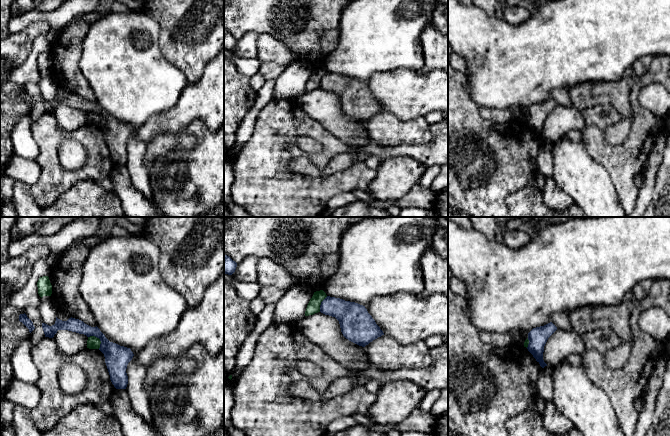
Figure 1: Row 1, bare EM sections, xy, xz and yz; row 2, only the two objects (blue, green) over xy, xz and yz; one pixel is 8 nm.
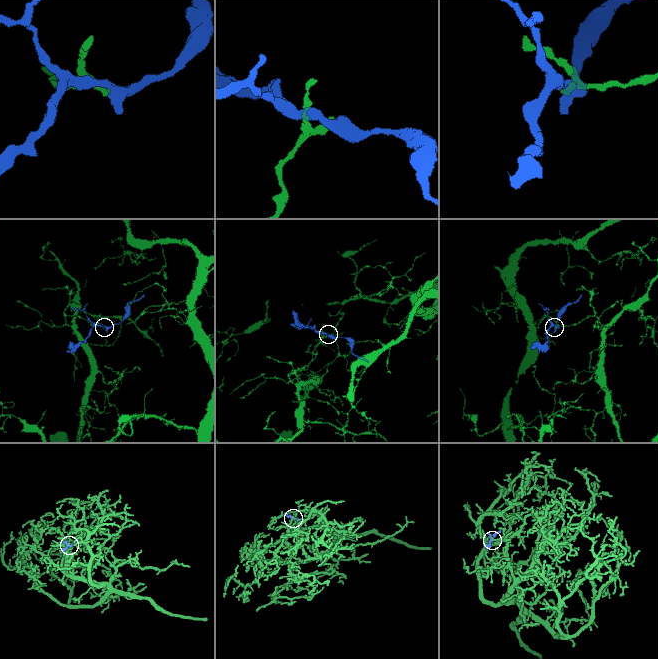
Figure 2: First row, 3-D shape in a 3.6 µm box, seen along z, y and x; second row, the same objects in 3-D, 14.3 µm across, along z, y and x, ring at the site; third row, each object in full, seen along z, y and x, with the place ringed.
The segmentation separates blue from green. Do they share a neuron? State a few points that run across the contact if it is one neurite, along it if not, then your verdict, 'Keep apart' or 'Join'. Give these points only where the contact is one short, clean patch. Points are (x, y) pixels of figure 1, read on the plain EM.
Line: xy (88, 112), (96, 112), (100, 117), (100, 123). Keep apart

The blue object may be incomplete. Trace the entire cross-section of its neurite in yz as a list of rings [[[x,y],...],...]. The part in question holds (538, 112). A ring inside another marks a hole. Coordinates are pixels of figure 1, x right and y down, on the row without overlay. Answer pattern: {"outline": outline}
{"outline": [[[548,99],[544,102],[533,104],[528,109],[528,127],[533,131],[536,137],[542,144],[547,142],[543,136],[544,122],[548,114],[557,106],[557,103],[552,99]]]}

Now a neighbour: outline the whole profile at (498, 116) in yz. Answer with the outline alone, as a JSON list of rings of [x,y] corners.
[[[483,106],[478,107],[479,107],[479,113],[484,119],[496,124],[509,122],[518,112],[518,110],[513,110],[511,108],[496,109]]]

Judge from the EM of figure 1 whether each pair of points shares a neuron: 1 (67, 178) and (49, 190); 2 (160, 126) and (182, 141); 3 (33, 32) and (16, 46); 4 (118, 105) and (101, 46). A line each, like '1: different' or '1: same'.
1: same
2: different
3: same
4: same

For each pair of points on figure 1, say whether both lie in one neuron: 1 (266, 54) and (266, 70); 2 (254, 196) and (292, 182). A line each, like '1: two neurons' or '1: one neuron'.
1: two neurons
2: one neuron

